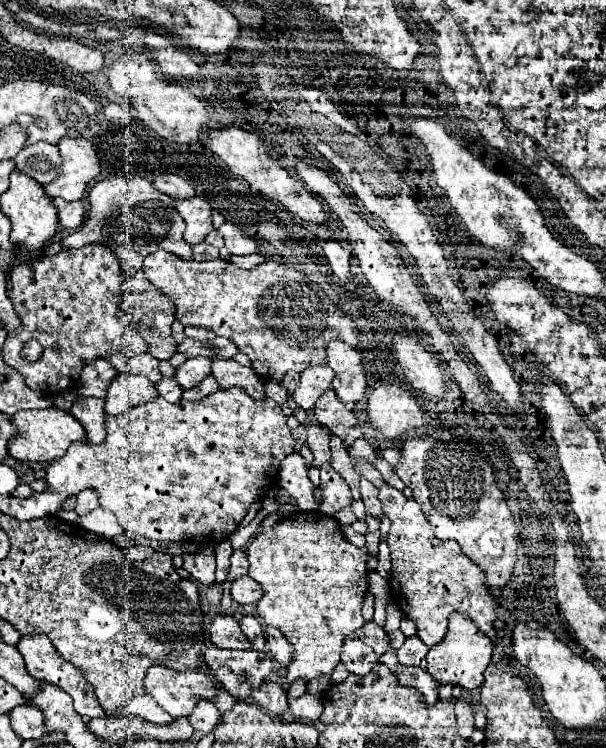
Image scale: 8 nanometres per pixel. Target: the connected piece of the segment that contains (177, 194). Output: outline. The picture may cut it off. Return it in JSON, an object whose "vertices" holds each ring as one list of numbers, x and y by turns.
{"vertices":[[164,172,164,174,156,176,152,180,152,184,158,190,162,190,164,194,168,194,170,198,192,198,192,196,196,196,196,190,192,188,192,184,188,180,184,180,182,176,178,176,178,174]]}

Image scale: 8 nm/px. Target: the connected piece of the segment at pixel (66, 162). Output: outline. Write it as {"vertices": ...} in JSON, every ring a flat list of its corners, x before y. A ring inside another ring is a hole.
{"vertices":[[62,138,58,142,62,168,56,180,44,186,50,198,64,198,68,202,82,200,88,184,100,174,100,162,94,156,92,142,82,138]]}

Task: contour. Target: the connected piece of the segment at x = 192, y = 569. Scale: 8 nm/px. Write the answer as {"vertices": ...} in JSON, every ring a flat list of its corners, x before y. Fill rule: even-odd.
{"vertices":[[202,546,200,552,192,554,186,552,184,556,184,568,194,576,198,582,210,586,214,584,214,570,216,570,216,560,214,560,214,550,210,546]]}

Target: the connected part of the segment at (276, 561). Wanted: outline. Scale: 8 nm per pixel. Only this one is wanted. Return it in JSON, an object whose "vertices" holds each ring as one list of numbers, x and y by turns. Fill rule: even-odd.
{"vertices":[[300,512,286,516,275,527,267,528,267,532,256,536,248,544,246,554,250,562,248,576,260,582,260,586,264,588,264,596,256,604,258,614,262,616,264,624,282,630,294,648,292,664,286,666,288,684,294,684,298,678,312,680,324,674,330,676,340,662,340,648,344,638,356,632,360,626,364,626,360,608,368,590,368,570,366,570,368,550,348,542,340,532,340,524,332,516,318,514,316,520,314,516]]}

